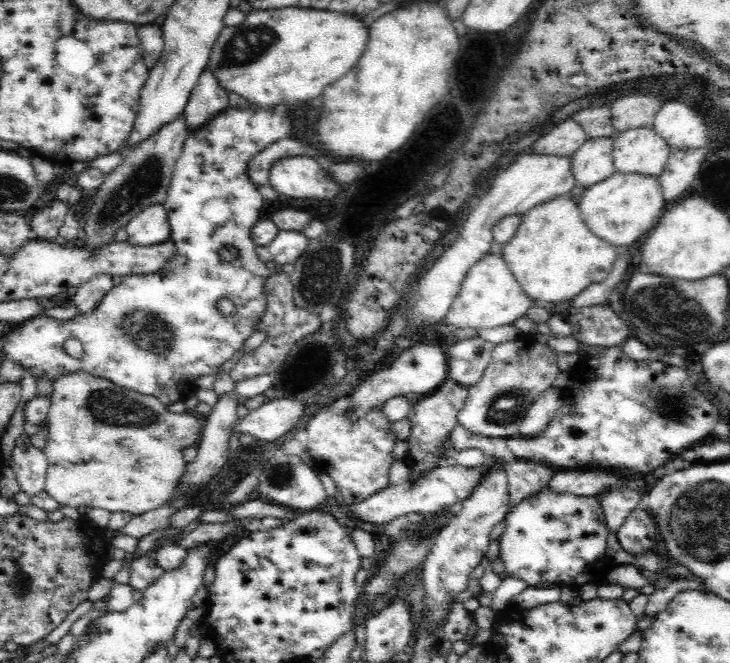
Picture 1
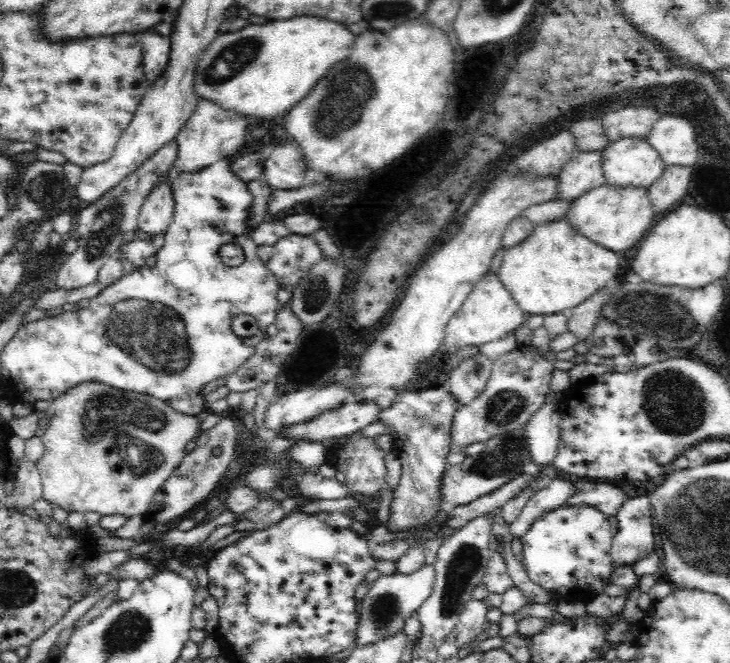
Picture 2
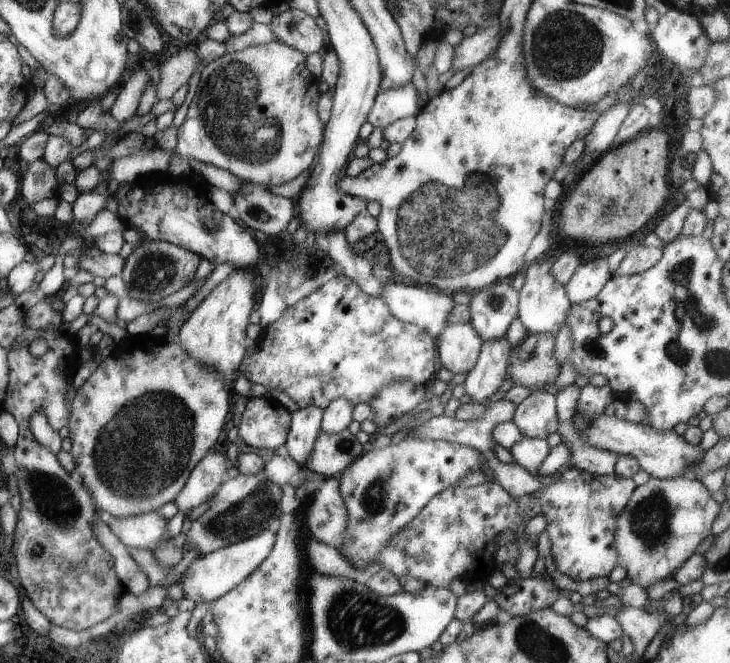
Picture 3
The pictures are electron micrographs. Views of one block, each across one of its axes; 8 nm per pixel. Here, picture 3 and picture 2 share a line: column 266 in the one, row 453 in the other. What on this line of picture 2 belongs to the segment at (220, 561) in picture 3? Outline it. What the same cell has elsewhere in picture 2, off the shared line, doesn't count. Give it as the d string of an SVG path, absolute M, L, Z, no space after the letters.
M547 400L542 405L522 428L530 459L520 466L520 471L530 476L548 470L548 465L556 456L556 444L560 440L558 405Z

